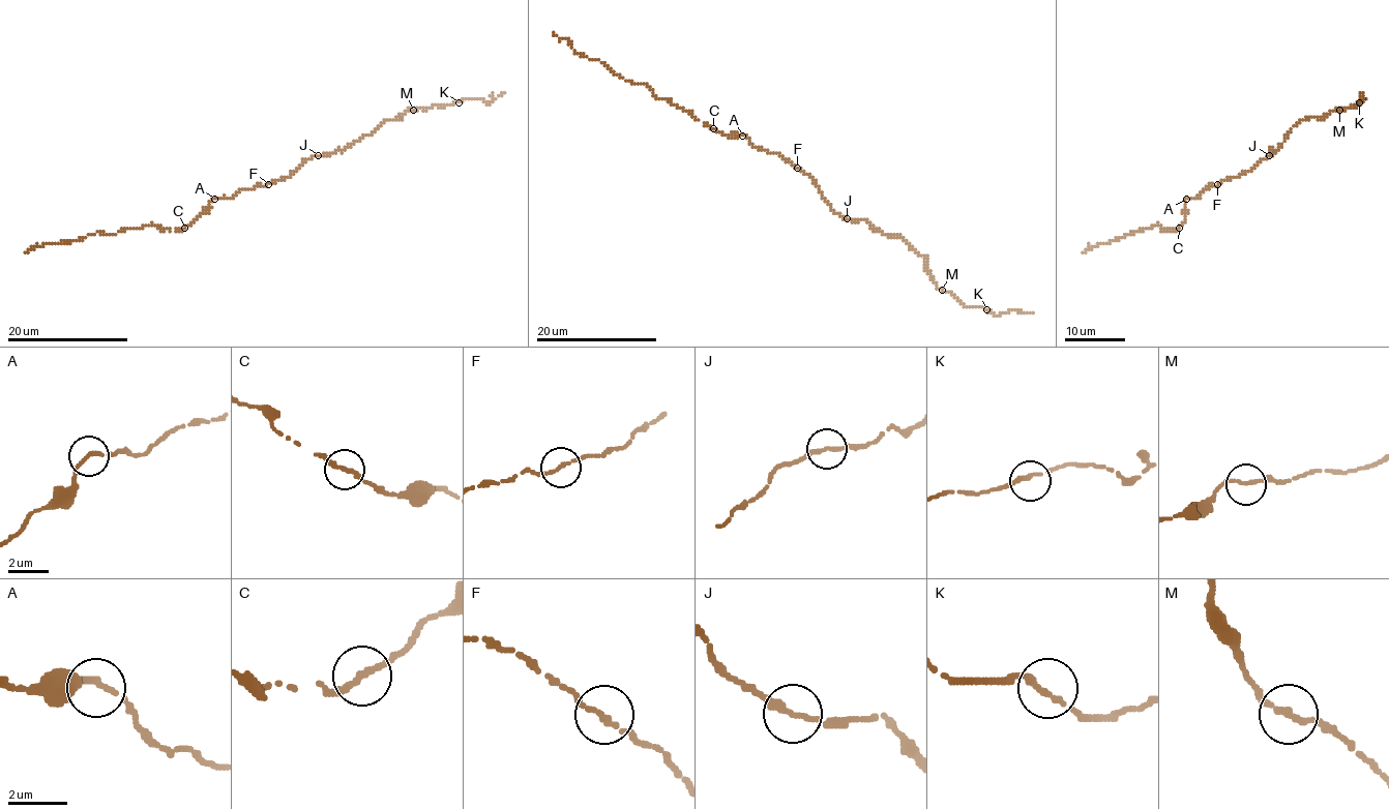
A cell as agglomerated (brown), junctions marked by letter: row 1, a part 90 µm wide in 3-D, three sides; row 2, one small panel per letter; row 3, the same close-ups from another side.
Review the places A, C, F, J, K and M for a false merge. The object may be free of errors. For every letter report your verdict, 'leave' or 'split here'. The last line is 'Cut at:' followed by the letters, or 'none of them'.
A: leave
C: leave
F: leave
J: leave
K: leave
M: leave
Cut at: none of them

